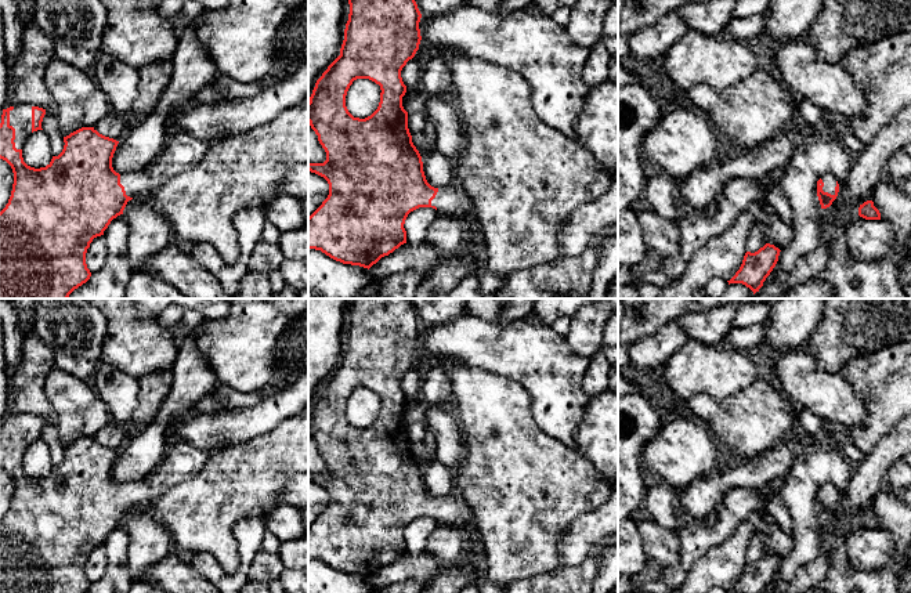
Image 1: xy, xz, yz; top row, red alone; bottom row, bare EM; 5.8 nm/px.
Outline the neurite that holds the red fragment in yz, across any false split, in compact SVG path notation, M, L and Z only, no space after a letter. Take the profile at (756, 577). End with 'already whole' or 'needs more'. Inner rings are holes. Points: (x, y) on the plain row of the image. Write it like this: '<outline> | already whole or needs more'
M766 553L758 561L746 561L740 579L729 593L763 593L776 576L780 558Z | already whole

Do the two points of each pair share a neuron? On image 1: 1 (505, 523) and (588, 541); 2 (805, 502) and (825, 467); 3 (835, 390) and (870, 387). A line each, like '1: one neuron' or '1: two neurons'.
1: two neurons
2: one neuron
3: two neurons

